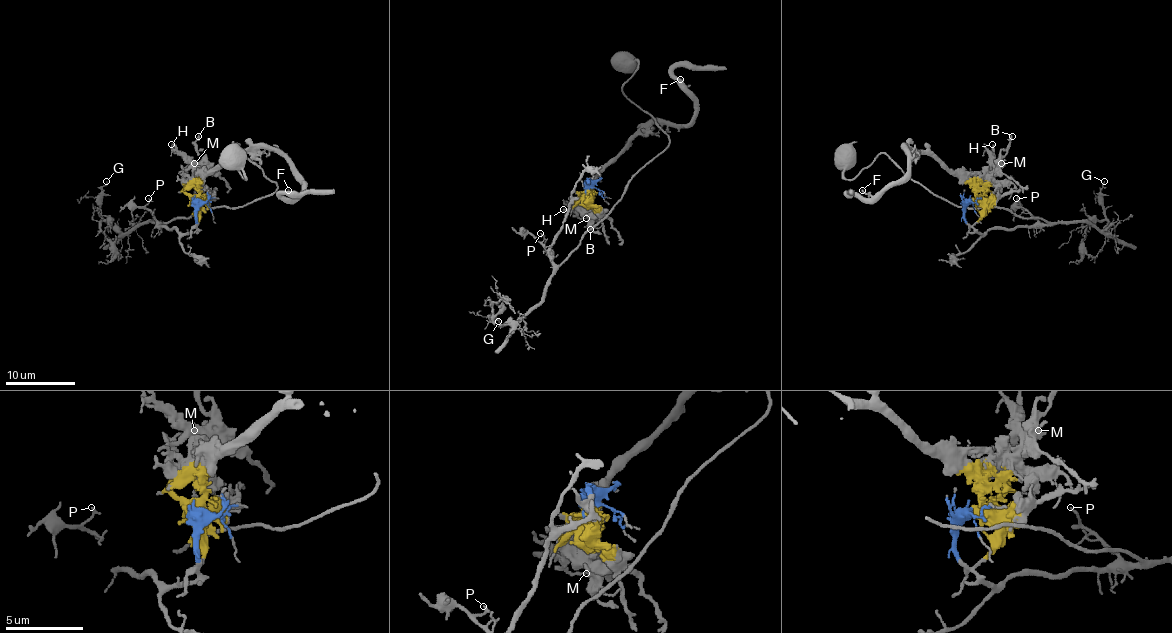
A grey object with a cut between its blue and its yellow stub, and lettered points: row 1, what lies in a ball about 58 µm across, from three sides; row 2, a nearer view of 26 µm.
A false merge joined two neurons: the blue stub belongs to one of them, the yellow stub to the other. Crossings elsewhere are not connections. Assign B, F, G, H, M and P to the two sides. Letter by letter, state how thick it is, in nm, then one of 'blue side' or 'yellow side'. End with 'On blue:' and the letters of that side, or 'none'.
B: 240 nm | yellow side
F: 170 nm | yellow side
G: 100 nm | blue side
H: 200 nm | yellow side
M: 140 nm | yellow side
P: 140 nm | blue side
On blue: G, P

